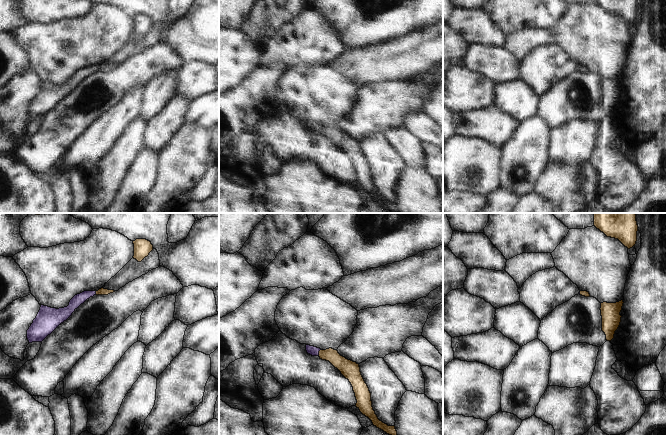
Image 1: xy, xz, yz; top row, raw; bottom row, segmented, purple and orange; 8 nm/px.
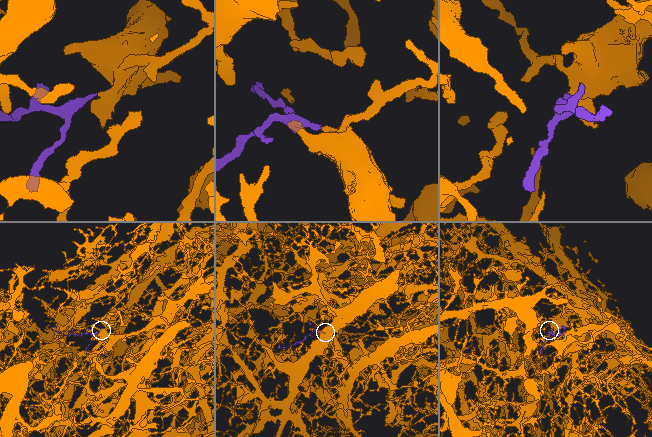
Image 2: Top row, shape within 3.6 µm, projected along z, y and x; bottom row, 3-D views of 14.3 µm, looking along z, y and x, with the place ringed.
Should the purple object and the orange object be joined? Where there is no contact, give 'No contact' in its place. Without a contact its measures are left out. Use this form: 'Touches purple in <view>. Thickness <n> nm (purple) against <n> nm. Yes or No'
Touches purple in xz. Thickness 80 nm (purple) against 120 nm. Yes

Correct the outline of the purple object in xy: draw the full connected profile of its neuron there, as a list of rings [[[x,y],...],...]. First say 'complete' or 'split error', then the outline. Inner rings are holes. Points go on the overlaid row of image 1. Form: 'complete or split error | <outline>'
split error | [[[101,288],[98,291],[84,291],[75,295],[70,300],[67,307],[59,309],[41,305],[36,318],[33,320],[33,323],[27,330],[27,339],[29,343],[42,342],[90,297],[93,297],[94,295],[108,295],[113,292],[115,291],[104,288]]]

